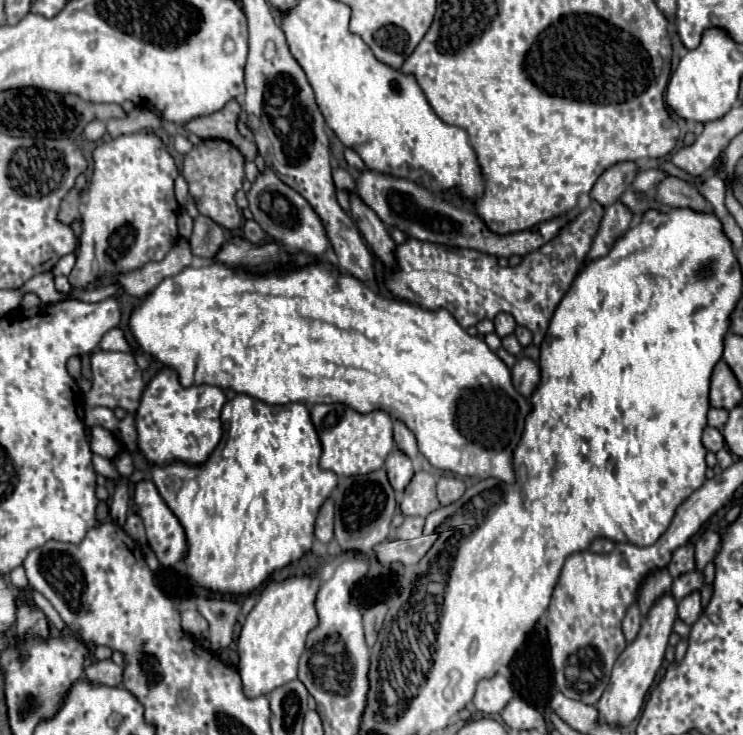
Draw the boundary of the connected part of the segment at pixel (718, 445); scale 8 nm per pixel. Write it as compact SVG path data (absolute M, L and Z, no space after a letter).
M707 426L705 432L703 432L703 446L707 450L711 450L711 452L719 452L719 450L725 448L725 438L717 428L709 428Z

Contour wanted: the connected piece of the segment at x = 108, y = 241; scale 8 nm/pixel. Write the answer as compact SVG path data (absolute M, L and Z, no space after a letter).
M153 132L125 134L99 144L93 152L93 158L95 158L93 178L83 198L69 198L67 194L59 212L59 220L65 224L71 224L75 216L81 216L83 222L83 232L77 250L77 264L69 274L69 282L75 288L85 288L87 284L91 284L95 280L95 272L125 274L141 268L151 260L163 260L165 254L171 250L171 246L177 242L179 204L175 200L173 182L179 176L179 170L173 156L163 146L161 138Z

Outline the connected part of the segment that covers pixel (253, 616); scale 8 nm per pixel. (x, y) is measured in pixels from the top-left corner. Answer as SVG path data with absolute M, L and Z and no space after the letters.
M291 576L281 582L269 582L257 598L257 604L245 618L237 640L239 674L247 696L269 694L273 688L297 678L299 658L305 650L307 634L317 628L319 618L315 598L319 592L317 576Z

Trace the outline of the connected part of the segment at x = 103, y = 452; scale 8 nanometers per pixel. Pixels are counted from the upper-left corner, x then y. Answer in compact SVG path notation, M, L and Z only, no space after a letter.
M101 426L91 428L91 450L107 460L111 460L119 450L119 442L113 438L113 434Z

